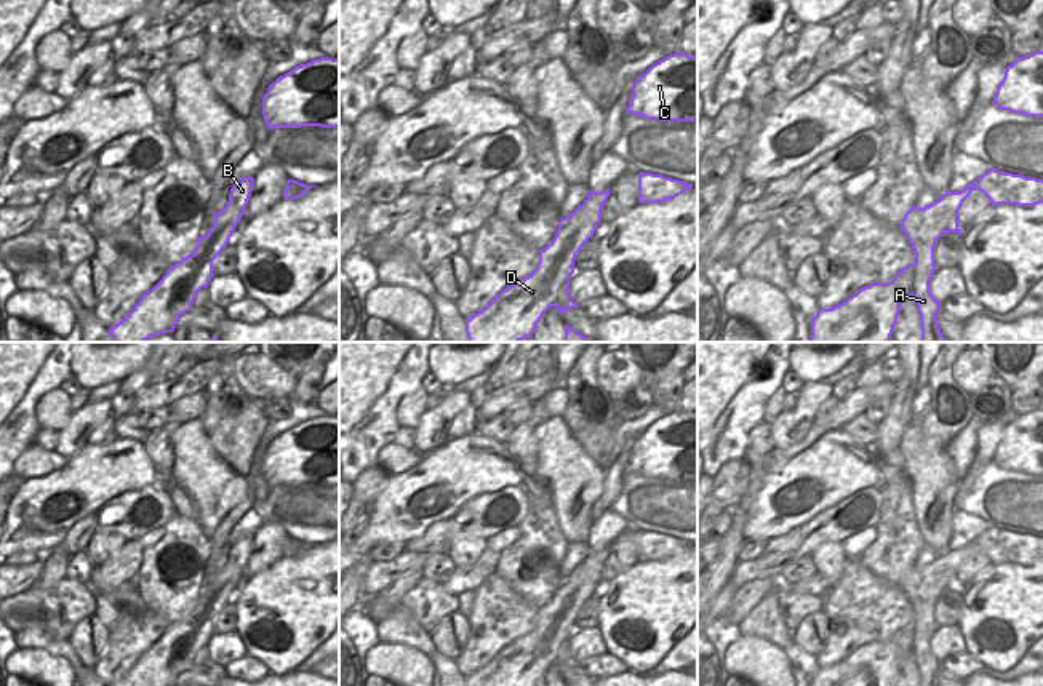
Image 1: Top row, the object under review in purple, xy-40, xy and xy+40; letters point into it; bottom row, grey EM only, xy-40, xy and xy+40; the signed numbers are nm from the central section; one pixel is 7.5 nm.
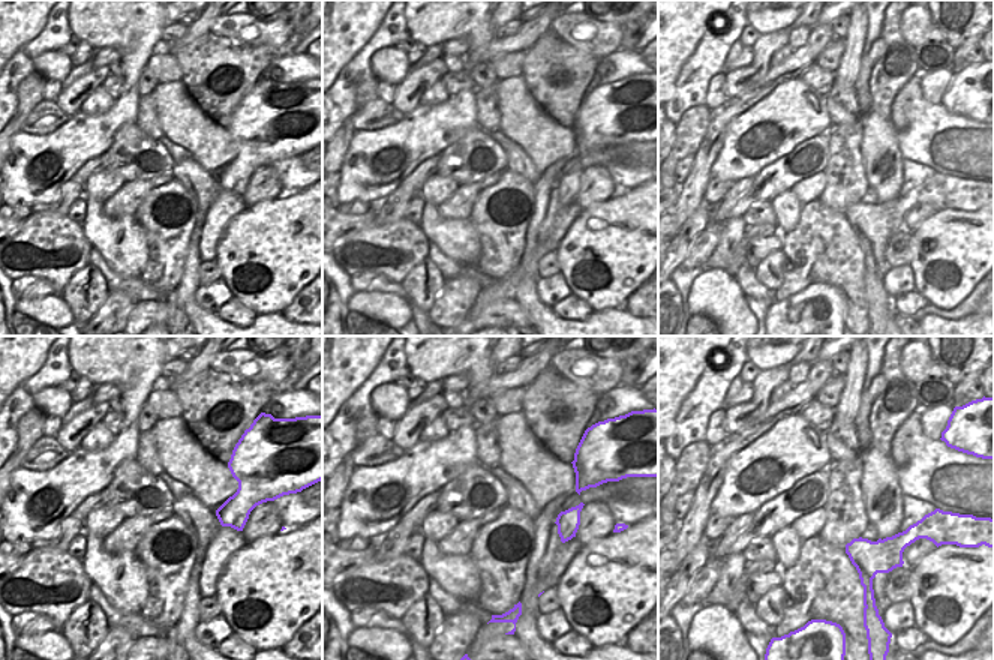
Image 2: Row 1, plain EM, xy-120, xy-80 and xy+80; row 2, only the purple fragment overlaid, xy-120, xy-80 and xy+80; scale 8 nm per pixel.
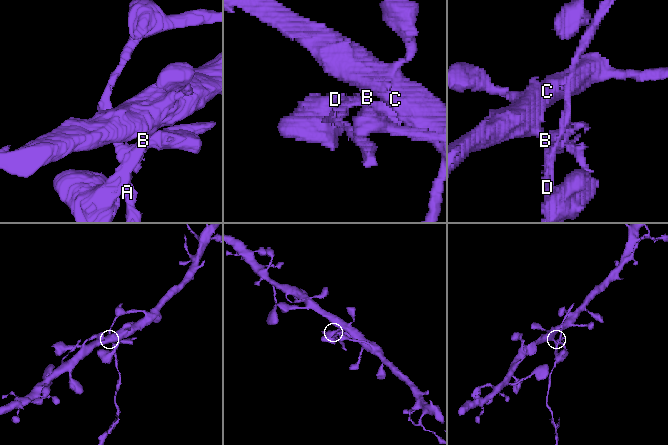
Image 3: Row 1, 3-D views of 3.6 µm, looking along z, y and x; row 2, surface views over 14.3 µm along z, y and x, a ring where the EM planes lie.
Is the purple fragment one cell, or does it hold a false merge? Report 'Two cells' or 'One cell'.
Two cells

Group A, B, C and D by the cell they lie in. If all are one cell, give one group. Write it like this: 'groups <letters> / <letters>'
groups A / B C D

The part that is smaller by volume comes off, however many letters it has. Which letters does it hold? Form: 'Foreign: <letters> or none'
Foreign: A

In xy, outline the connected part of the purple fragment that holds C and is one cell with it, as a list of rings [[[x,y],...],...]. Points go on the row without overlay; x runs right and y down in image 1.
[[[669,413],[640,433],[627,472],[646,478],[697,480],[697,414]]]

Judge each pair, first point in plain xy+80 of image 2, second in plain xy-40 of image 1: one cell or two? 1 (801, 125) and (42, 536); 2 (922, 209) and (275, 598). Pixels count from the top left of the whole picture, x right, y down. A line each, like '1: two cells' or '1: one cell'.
1: one cell
2: two cells

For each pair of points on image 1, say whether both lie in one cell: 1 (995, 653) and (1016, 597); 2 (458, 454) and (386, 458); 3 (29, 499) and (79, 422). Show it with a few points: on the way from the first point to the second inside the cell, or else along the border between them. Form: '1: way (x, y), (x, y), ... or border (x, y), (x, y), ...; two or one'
1: way (1013, 648), (1018, 643), (1016, 614); one
2: border (423, 454), (413, 467), (389, 475); two
3: border (87, 442), (66, 459); two

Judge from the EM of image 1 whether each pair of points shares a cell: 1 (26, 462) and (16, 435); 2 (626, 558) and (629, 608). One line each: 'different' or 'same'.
1: different
2: different

